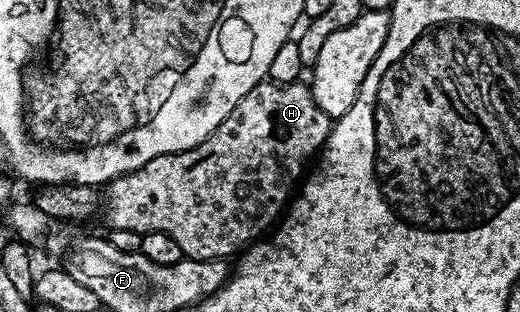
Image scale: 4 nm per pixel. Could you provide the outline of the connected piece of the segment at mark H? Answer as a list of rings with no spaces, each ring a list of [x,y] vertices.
[[[264,81],[259,83],[253,89],[249,89],[249,93],[245,93],[245,97],[241,97],[241,101],[237,101],[233,113],[229,113],[229,117],[225,117],[225,121],[221,121],[221,125],[217,125],[215,132],[205,141],[198,143],[193,149],[178,151],[172,155],[153,157],[153,161],[145,161],[145,165],[141,165],[141,169],[131,171],[128,175],[117,177],[106,184],[105,198],[101,203],[105,215],[107,211],[108,224],[106,226],[113,231],[117,229],[138,231],[142,236],[149,233],[169,233],[169,237],[173,237],[173,241],[177,241],[177,245],[181,245],[184,256],[189,259],[226,260],[227,255],[238,256],[240,252],[250,247],[260,237],[266,236],[280,222],[281,216],[289,206],[289,200],[292,198],[293,192],[300,186],[301,180],[308,170],[307,159],[313,158],[314,155],[316,158],[322,152],[323,144],[326,143],[332,126],[333,121],[313,101],[313,93],[306,82],[273,83]]]

